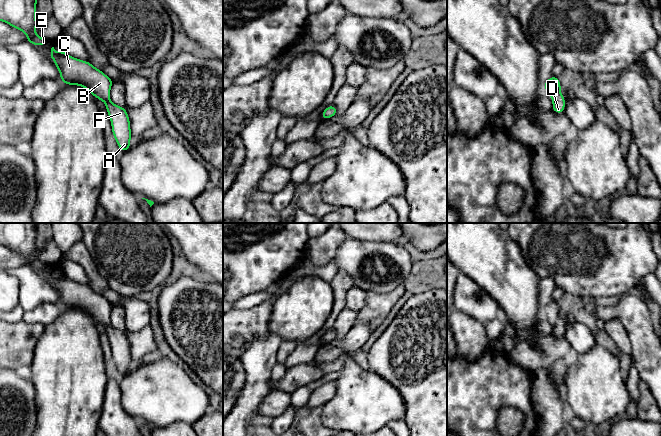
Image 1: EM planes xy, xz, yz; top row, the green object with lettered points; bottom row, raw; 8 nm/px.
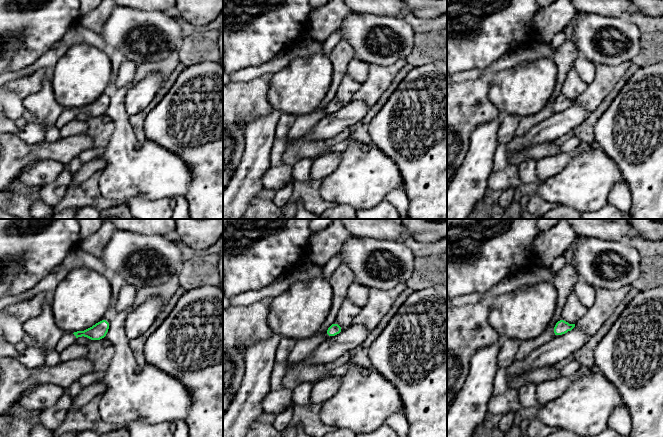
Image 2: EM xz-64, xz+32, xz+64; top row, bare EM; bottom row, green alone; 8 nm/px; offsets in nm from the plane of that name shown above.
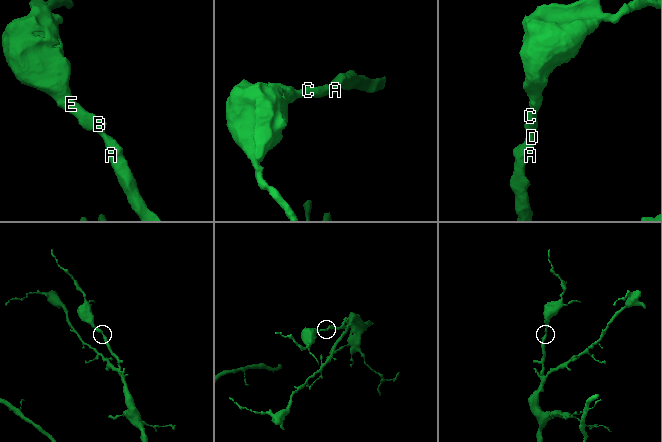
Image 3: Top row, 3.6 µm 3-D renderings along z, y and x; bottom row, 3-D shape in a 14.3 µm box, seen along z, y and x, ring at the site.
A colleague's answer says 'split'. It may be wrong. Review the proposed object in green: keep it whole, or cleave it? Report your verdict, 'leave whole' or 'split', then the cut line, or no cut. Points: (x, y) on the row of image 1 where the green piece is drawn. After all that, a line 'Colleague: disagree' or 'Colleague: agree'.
leave whole; cut none
Colleague: disagree

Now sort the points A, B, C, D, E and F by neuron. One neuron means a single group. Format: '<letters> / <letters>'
A B C D E F

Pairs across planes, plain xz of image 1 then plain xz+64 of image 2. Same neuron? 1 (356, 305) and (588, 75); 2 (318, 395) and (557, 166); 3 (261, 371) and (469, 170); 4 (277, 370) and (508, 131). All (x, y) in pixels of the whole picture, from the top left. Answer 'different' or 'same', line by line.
1: same
2: same
3: same
4: different

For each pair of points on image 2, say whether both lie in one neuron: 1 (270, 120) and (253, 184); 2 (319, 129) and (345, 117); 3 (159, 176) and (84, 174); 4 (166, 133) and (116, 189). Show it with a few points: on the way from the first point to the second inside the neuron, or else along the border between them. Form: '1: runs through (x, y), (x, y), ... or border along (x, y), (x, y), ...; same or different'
1: runs through (259, 136), (258, 150), (253, 168); same
2: runs through (325, 129), (339, 121); same
3: border along (102, 156), (106, 165), (100, 171); different
4: border along (147, 138), (178, 154); different

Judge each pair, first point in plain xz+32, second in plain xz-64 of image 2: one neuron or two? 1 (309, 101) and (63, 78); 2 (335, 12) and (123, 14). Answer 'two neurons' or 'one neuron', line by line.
1: one neuron
2: two neurons

